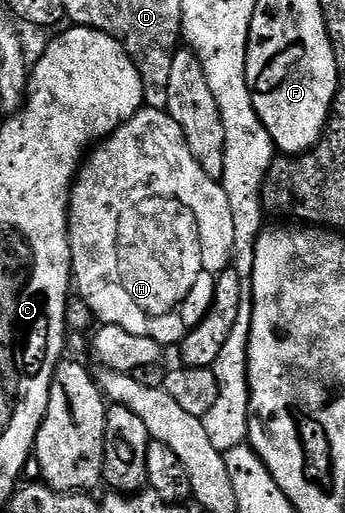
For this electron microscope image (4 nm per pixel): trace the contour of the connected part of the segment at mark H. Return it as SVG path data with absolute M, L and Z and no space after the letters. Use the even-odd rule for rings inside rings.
M162 107L140 108L136 116L124 120L116 132L94 145L72 183L67 201L67 242L71 248L74 287L77 292L79 288L80 298L99 322L121 326L129 334L153 338L164 346L178 345L187 337L187 331L211 307L211 264L215 270L224 267L223 259L231 248L231 240L231 211L222 183L201 170L185 142L181 126ZM101 246L121 246L137 252L135 256L123 256L125 262L119 256L115 278L121 288L103 282L113 278L103 276L111 272L101 270Z

